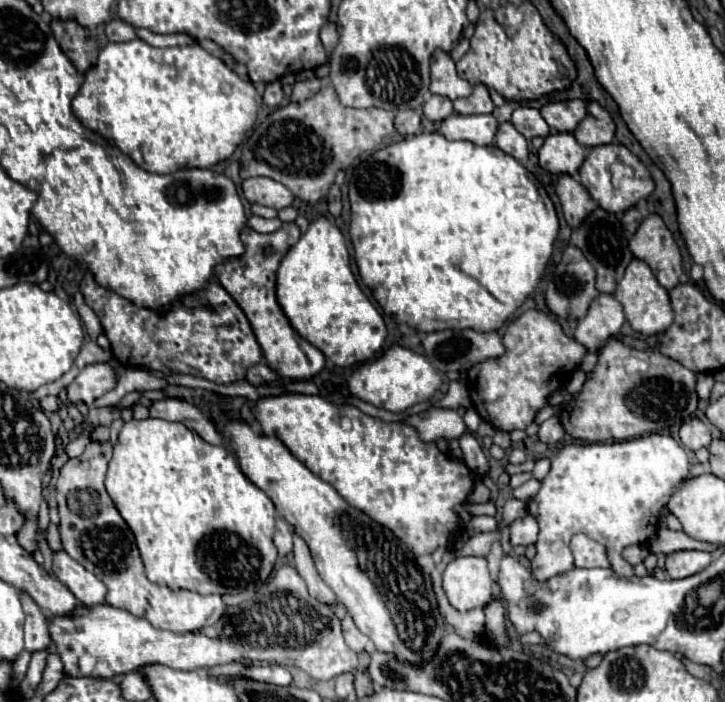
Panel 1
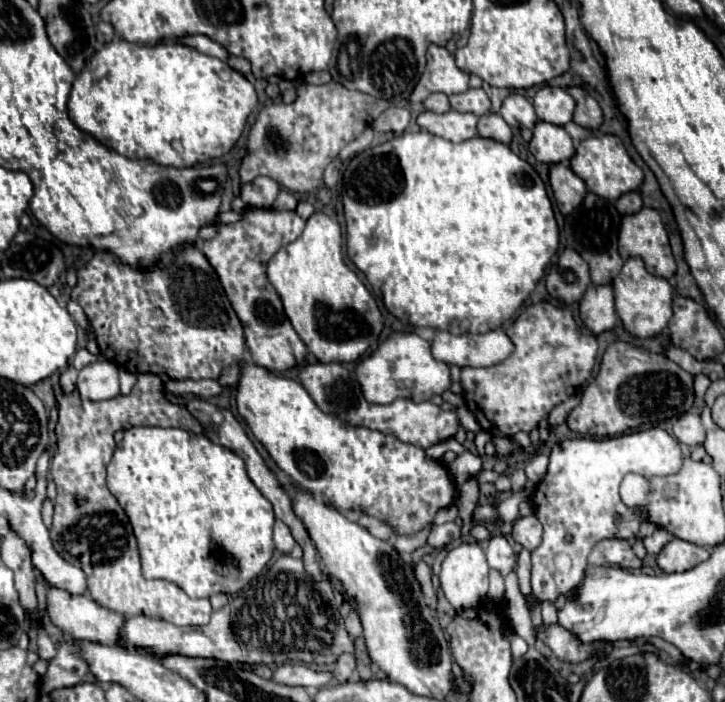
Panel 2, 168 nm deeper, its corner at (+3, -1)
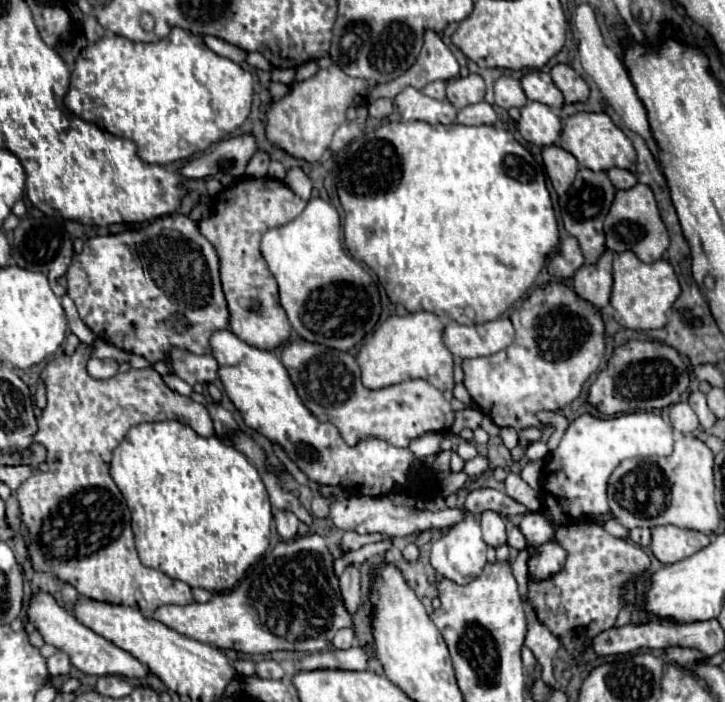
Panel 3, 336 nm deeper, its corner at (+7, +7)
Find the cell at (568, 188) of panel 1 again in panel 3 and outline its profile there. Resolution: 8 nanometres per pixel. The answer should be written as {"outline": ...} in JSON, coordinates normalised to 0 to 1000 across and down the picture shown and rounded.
{"outline":[[[752,208],[749,211],[749,234],[752,245],[766,268],[766,274],[774,279],[785,271],[790,262],[790,254],[799,242],[799,234],[788,217],[779,217],[774,208]]]}

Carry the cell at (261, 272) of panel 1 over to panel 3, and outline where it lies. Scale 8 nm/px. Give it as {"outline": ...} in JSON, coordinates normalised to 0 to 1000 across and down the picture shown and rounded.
{"outline":[[[335,251],[310,265],[294,285],[294,305],[272,316],[274,330],[297,350],[305,370],[305,405],[316,436],[316,467],[335,487],[360,499],[377,499],[393,490],[401,464],[385,430],[382,402],[360,365],[357,345],[371,325],[399,319],[418,302],[421,293],[423,288],[404,276],[382,254]]]}

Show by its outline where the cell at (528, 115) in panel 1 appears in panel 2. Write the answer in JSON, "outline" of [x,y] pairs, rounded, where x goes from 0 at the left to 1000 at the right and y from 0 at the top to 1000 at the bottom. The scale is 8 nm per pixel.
{"outline":[[[705,134],[697,140],[694,151],[691,151],[691,168],[705,179],[705,182],[735,182],[741,177],[741,162],[735,148],[716,137],[716,134]]]}

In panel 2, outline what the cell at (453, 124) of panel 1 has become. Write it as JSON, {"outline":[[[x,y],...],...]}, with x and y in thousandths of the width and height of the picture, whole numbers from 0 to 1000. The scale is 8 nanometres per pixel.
{"outline":[[[619,157],[614,162],[600,160],[583,160],[575,165],[575,177],[619,202],[639,202],[658,194],[658,171],[661,165],[652,165],[650,160],[630,160]]]}

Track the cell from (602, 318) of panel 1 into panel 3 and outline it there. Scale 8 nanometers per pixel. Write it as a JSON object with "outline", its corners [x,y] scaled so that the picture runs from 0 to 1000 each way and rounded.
{"outline":[[[834,356],[821,376],[804,376],[790,393],[793,416],[823,439],[834,439],[840,433],[843,407],[846,407],[843,373],[846,373],[846,359]]]}

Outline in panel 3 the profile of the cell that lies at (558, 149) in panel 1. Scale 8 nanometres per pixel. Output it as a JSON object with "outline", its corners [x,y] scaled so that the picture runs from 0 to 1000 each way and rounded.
{"outline":[[[727,145],[719,154],[719,168],[713,179],[719,194],[741,208],[760,208],[771,199],[774,191],[771,165],[746,145]]]}

